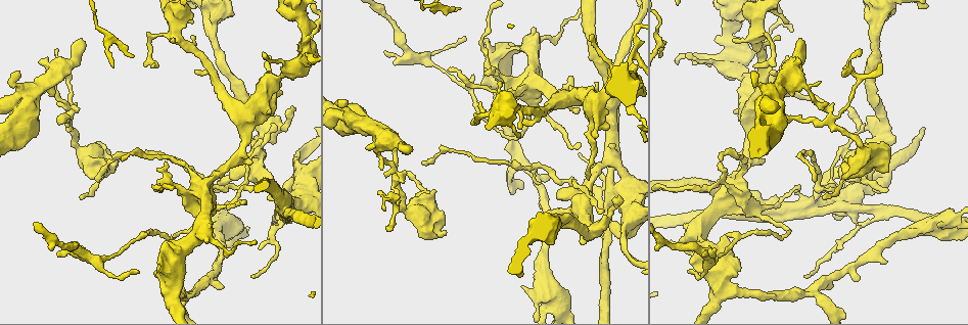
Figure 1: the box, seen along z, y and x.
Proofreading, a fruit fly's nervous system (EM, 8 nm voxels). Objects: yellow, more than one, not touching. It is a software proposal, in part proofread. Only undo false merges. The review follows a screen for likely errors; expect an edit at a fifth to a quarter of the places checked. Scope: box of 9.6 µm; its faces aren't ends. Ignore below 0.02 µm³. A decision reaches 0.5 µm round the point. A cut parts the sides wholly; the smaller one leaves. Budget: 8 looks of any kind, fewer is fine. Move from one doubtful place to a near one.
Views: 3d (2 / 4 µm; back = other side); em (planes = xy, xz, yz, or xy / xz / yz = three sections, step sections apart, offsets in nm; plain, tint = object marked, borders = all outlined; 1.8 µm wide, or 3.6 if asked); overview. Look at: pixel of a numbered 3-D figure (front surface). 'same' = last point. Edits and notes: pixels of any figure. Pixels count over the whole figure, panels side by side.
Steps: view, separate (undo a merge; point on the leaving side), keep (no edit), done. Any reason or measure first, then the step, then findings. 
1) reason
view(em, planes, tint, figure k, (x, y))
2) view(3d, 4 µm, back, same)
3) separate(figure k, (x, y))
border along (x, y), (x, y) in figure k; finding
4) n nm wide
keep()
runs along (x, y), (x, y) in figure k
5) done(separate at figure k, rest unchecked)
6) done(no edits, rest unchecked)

narrows sharply
view(3d, 4 µm, figure 1, (343, 124))

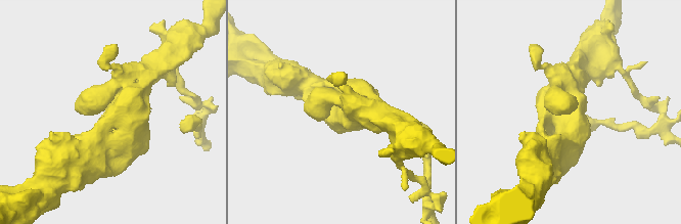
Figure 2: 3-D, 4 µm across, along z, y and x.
view(em, 3.6 µm, planes, tint, figure 2, (570, 116))

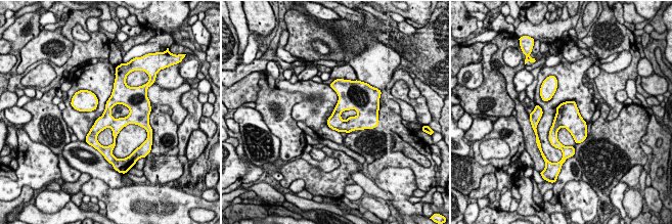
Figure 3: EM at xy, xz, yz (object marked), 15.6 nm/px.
220 nm wide
keep()
runs along (136, 114), (103, 123), (89, 137) in figure 3; continuous, no second cell

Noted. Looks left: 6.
calibre changes
view(3d, 4 µm, figure 1, (715, 279))

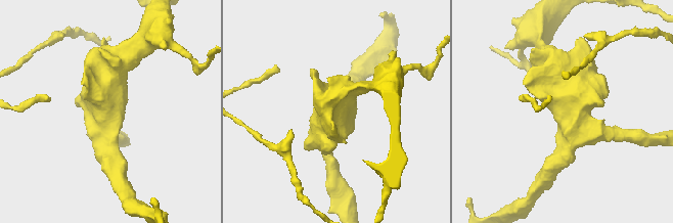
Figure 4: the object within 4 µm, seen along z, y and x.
shape alone is not enough
view(em, planes, tint, figure 4, (569, 116))

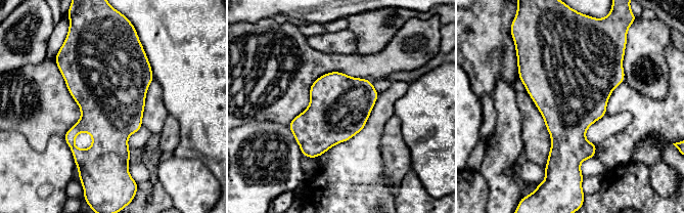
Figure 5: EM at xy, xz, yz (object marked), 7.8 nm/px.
480 nm wide
keep()
one cell here

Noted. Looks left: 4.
sudden change in width
view(em, 3.6 µm, xz, step 4, tint, figure 1, (874, 173))

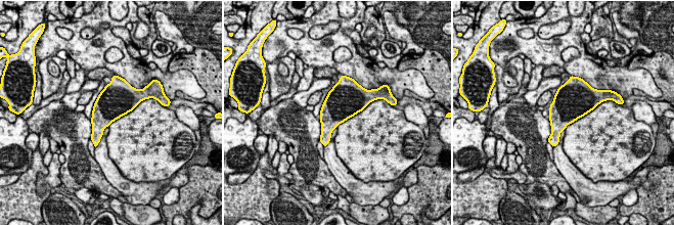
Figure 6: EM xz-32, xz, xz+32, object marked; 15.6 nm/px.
view(em, 3.6 µm, planes, tint, same)

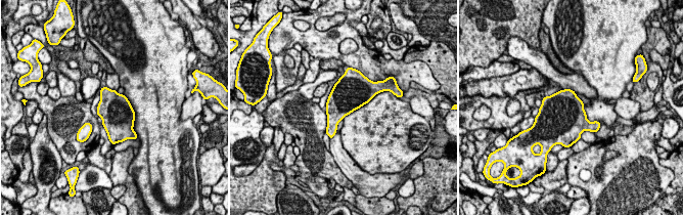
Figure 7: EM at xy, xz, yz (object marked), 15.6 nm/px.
keep()
all the same cell

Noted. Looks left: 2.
done(no edits, rest unchecked)

